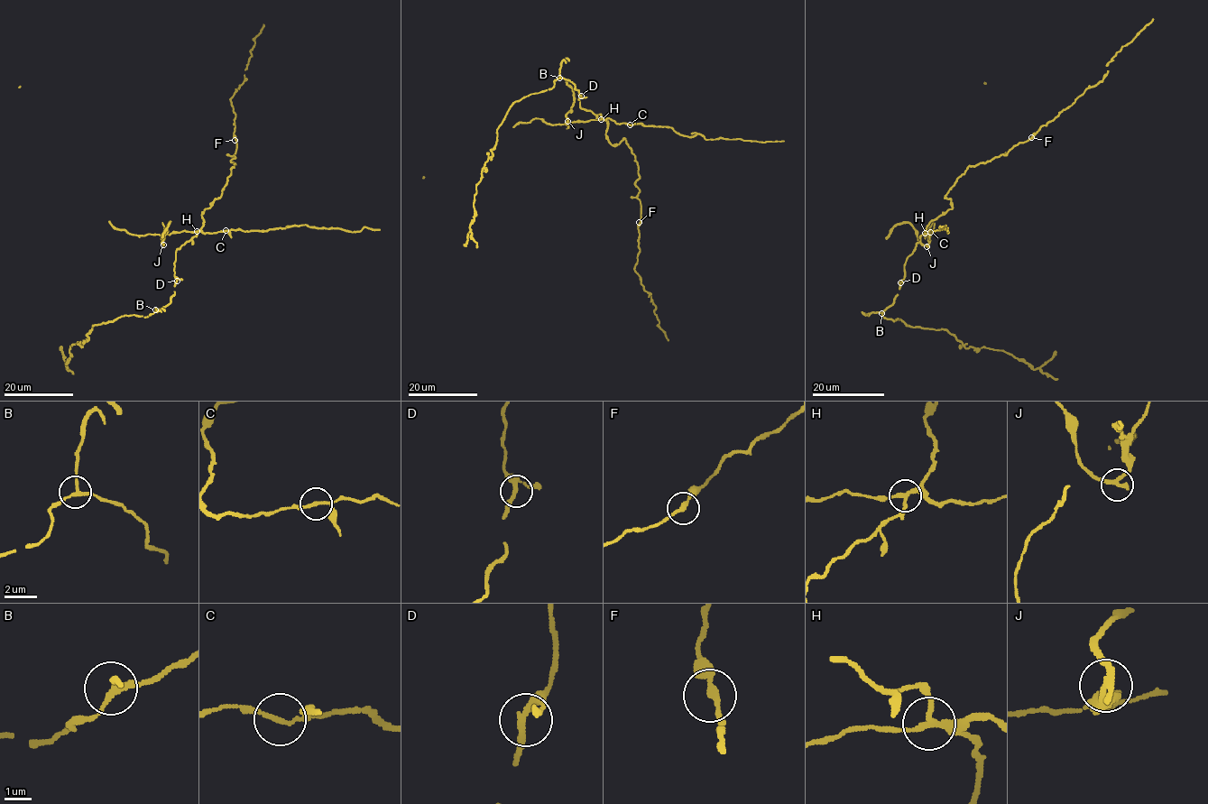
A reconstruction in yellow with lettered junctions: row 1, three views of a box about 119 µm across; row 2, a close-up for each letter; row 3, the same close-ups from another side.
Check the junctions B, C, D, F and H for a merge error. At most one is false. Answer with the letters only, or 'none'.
H

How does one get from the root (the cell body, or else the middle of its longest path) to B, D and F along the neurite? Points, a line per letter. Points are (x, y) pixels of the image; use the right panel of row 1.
B: (926, 231), (907, 258), (904, 278), (898, 294), (881, 313)
D: (926, 231), (907, 258), (904, 278), (900, 282)
F: (926, 231), (931, 220), (952, 207), (951, 200), (945, 196), (970, 165), (1006, 154), (1014, 145), (1031, 137)

